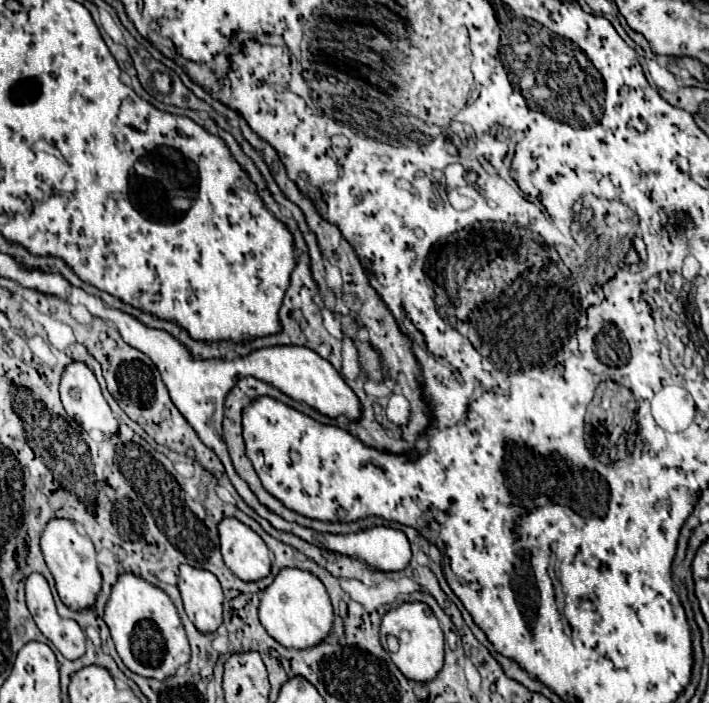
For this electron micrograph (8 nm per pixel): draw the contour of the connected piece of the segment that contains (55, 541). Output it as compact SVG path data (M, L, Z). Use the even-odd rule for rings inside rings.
M51 518L41 534L41 550L45 562L55 578L57 592L69 608L89 608L95 602L97 592L101 590L101 572L95 562L95 548L87 534L81 534L73 520L69 518Z

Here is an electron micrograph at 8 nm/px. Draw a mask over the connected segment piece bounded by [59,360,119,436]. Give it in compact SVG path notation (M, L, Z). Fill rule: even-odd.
M75 360L71 364L67 364L63 368L63 374L61 374L61 386L59 386L59 392L61 392L61 402L67 410L67 414L77 422L81 424L87 432L89 430L101 430L109 436L113 436L117 432L117 426L119 426L119 420L113 416L107 400L103 398L101 394L101 386L93 374L93 370L81 362L81 360Z

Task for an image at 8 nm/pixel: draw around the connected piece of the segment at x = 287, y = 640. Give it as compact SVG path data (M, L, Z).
M283 568L275 576L275 580L263 590L259 620L277 642L287 648L303 650L319 644L327 636L333 622L333 610L329 594L315 574L301 568Z

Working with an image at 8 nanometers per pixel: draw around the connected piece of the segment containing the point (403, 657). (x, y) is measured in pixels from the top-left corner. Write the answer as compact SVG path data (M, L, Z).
M403 602L395 610L389 610L381 622L383 642L385 642L387 634L395 634L397 638L401 638L403 632L407 632L409 636L407 636L407 642L399 640L401 648L399 648L399 652L391 654L393 662L411 680L419 680L419 682L431 680L443 666L443 644L445 644L443 630L439 628L439 622L437 622L433 610L425 602Z

